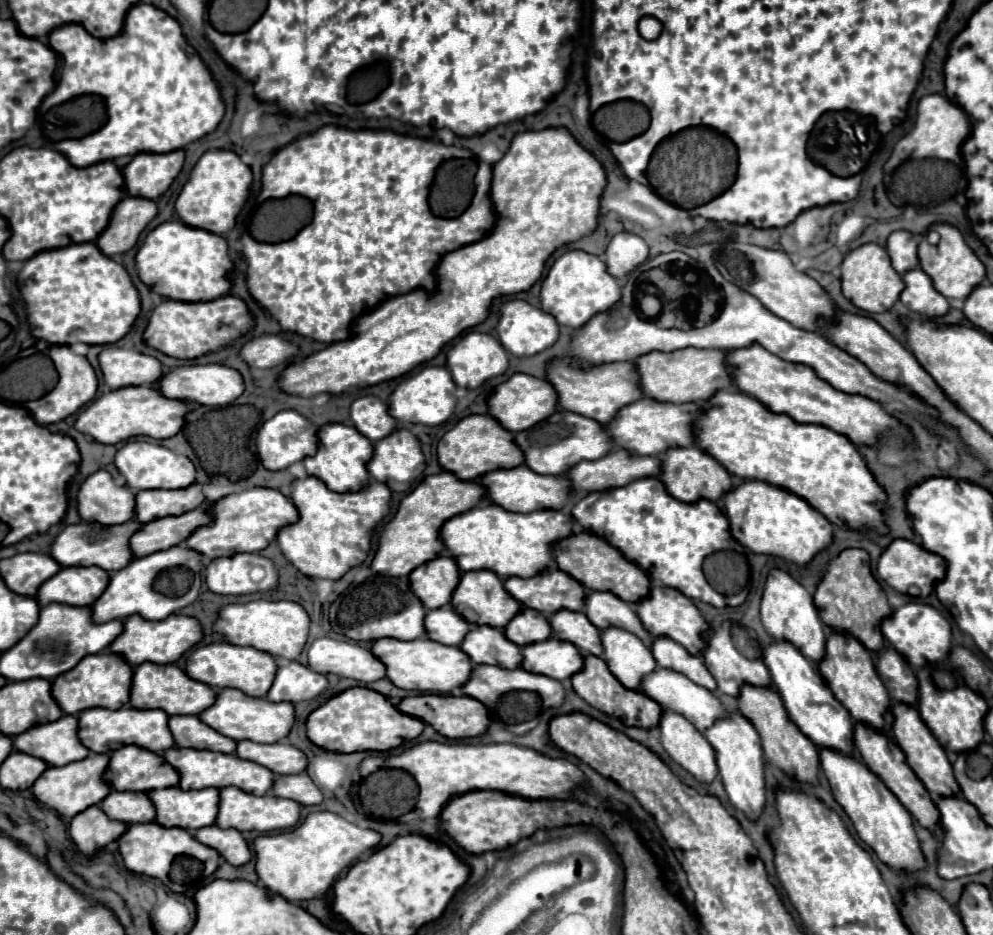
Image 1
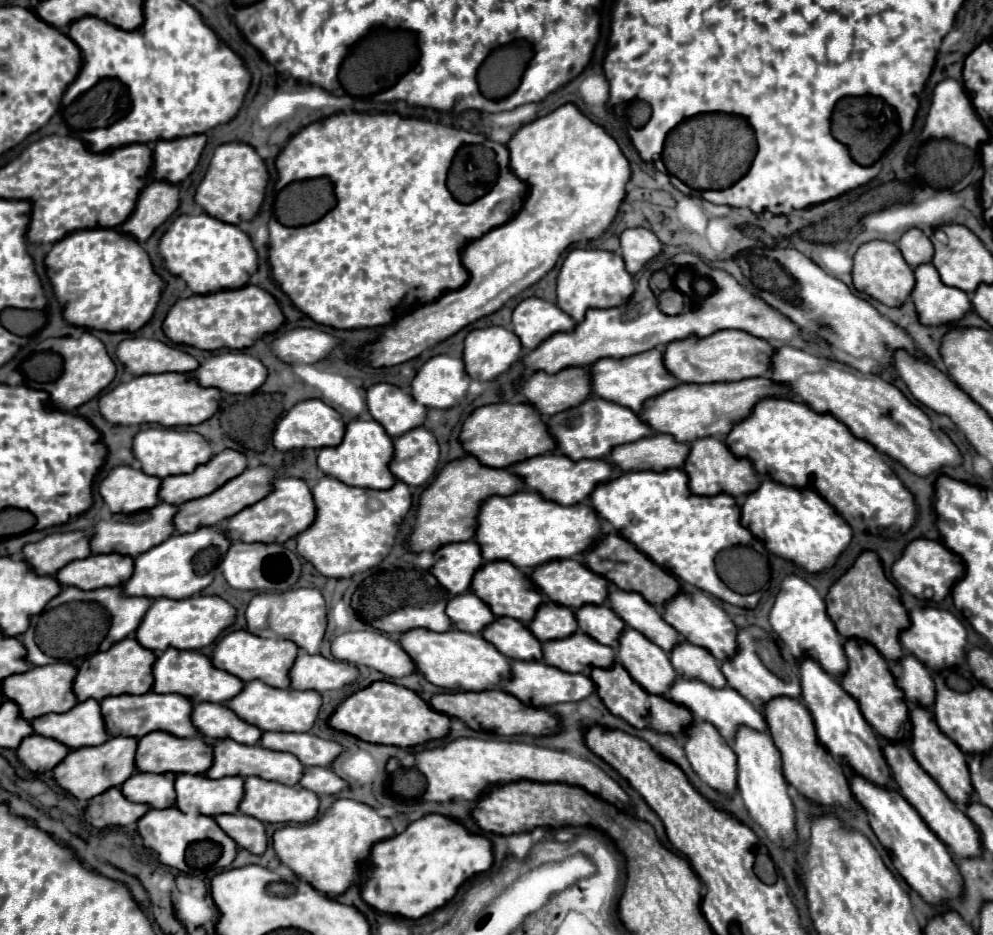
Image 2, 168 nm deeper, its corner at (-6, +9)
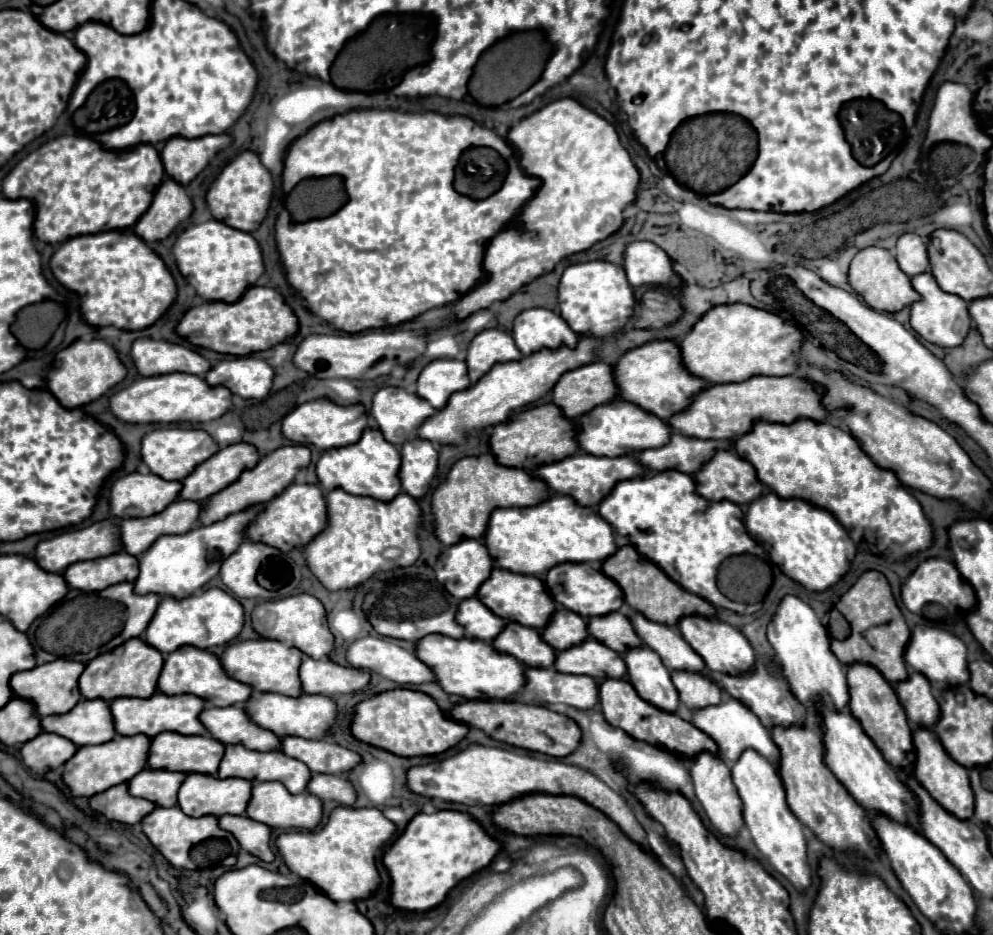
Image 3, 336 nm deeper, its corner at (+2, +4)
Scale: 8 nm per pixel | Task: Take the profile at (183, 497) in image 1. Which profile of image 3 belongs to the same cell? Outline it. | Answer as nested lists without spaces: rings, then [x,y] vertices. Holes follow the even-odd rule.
[[[235,443],[219,449],[213,457],[203,461],[189,477],[183,479],[181,499],[207,501],[211,495],[235,483],[243,471],[253,469],[259,461],[257,447],[249,443]]]

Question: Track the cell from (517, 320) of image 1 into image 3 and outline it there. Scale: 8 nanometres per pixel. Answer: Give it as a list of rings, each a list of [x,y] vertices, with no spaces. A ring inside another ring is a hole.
[[[527,309],[519,313],[513,323],[513,339],[525,357],[541,349],[573,349],[579,343],[579,335],[561,315],[547,309]]]

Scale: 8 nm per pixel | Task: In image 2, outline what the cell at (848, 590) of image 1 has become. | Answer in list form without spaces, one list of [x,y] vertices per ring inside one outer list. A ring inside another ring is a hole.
[[[865,550],[857,556],[855,564],[829,588],[829,592],[825,596],[825,604],[827,604],[827,614],[831,616],[835,628],[841,636],[845,636],[845,638],[863,638],[869,644],[873,644],[887,660],[899,660],[899,656],[903,654],[903,648],[899,644],[899,632],[909,626],[909,616],[907,616],[907,610],[901,604],[899,590],[885,578],[883,566],[881,566],[879,556],[875,552]]]

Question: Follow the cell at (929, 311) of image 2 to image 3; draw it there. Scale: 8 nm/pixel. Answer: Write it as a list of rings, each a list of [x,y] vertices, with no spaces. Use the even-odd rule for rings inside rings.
[[[931,273],[915,275],[911,279],[911,285],[921,295],[921,299],[911,305],[911,327],[929,343],[935,343],[941,347],[959,347],[965,341],[969,327],[971,327],[967,301],[961,299],[959,295],[951,295],[951,293],[941,291],[941,287],[937,285],[937,281]]]

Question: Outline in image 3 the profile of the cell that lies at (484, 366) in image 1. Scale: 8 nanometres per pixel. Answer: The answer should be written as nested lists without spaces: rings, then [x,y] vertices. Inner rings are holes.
[[[485,329],[469,345],[467,351],[467,367],[469,377],[477,383],[495,363],[519,361],[523,355],[517,349],[513,337],[499,329]]]

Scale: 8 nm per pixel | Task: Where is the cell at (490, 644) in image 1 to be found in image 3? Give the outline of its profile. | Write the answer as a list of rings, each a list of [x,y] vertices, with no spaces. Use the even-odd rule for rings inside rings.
[[[507,623],[493,645],[503,653],[511,653],[527,667],[551,667],[557,657],[557,651],[543,641],[537,629],[519,623]]]

